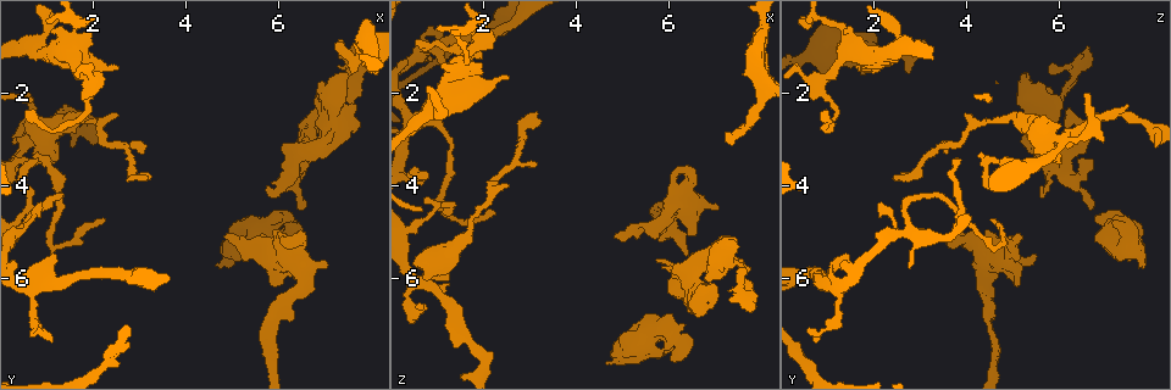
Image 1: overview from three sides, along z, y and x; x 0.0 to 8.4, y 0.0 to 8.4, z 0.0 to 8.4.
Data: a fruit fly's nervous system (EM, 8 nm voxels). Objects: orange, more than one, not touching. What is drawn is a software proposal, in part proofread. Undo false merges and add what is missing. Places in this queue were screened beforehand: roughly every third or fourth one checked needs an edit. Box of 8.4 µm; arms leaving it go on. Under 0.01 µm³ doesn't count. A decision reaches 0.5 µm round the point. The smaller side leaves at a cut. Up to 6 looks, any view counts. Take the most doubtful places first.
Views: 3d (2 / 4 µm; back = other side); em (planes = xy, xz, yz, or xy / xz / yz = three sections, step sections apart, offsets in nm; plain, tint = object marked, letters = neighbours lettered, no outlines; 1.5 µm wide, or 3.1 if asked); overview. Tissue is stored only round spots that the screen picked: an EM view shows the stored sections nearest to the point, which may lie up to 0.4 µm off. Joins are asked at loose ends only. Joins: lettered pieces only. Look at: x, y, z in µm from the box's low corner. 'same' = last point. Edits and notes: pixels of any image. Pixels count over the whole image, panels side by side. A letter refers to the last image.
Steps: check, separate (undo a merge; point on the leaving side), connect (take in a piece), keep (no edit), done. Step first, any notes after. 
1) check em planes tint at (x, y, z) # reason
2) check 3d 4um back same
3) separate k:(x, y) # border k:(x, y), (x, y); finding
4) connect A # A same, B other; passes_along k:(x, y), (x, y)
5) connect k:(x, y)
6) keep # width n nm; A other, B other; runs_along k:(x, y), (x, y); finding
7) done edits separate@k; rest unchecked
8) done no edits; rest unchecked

check em planes letters at (7.20, 0.90, 2.90) # free end

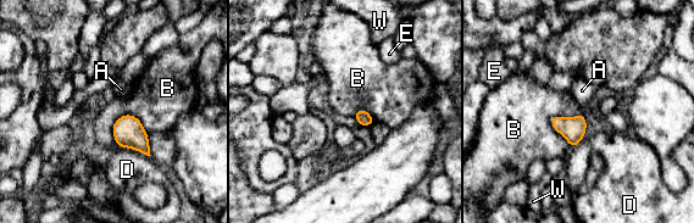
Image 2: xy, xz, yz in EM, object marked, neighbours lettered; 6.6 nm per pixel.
keep # longest_contact B 240 nm; A other, B other, D other, E other, W other; border 2:(111, 126), (133, 115), (146, 133); none of them fits

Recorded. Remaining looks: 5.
check em planes letters at (5.90, 4.90, 4.50) # branch stops here

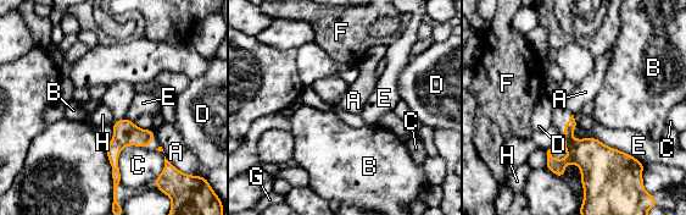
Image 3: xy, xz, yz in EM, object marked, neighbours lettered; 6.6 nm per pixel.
keep # A other, B other, C other, D other, E other, F other, G other, H other; none of them fits

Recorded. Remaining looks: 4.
check 3d 2um at (6.95, 2.90, 6.60) # free end

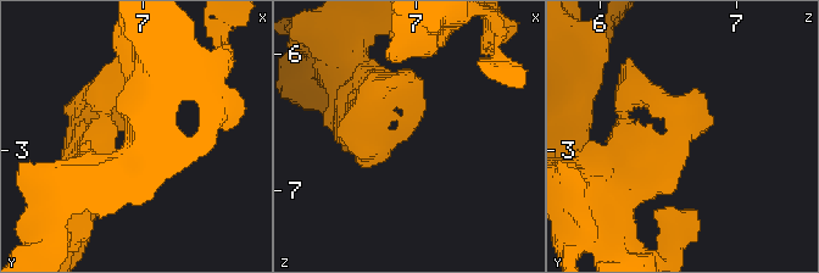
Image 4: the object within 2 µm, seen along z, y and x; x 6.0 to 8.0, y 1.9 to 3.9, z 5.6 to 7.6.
check em planes letters at (6.90, 2.84, 6.58) # now the EM

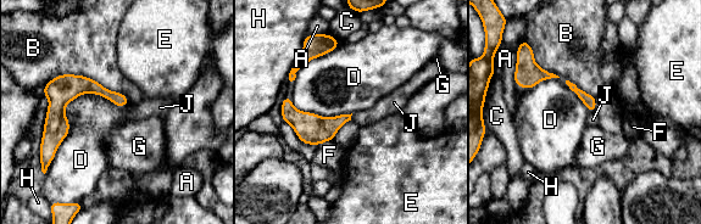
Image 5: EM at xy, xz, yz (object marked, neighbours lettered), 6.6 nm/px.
keep # A other, B other, C other, D other, E other, F other, G other, H other, J other; no lettered piece goes on from it

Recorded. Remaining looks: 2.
done no edits; rest unchecked

